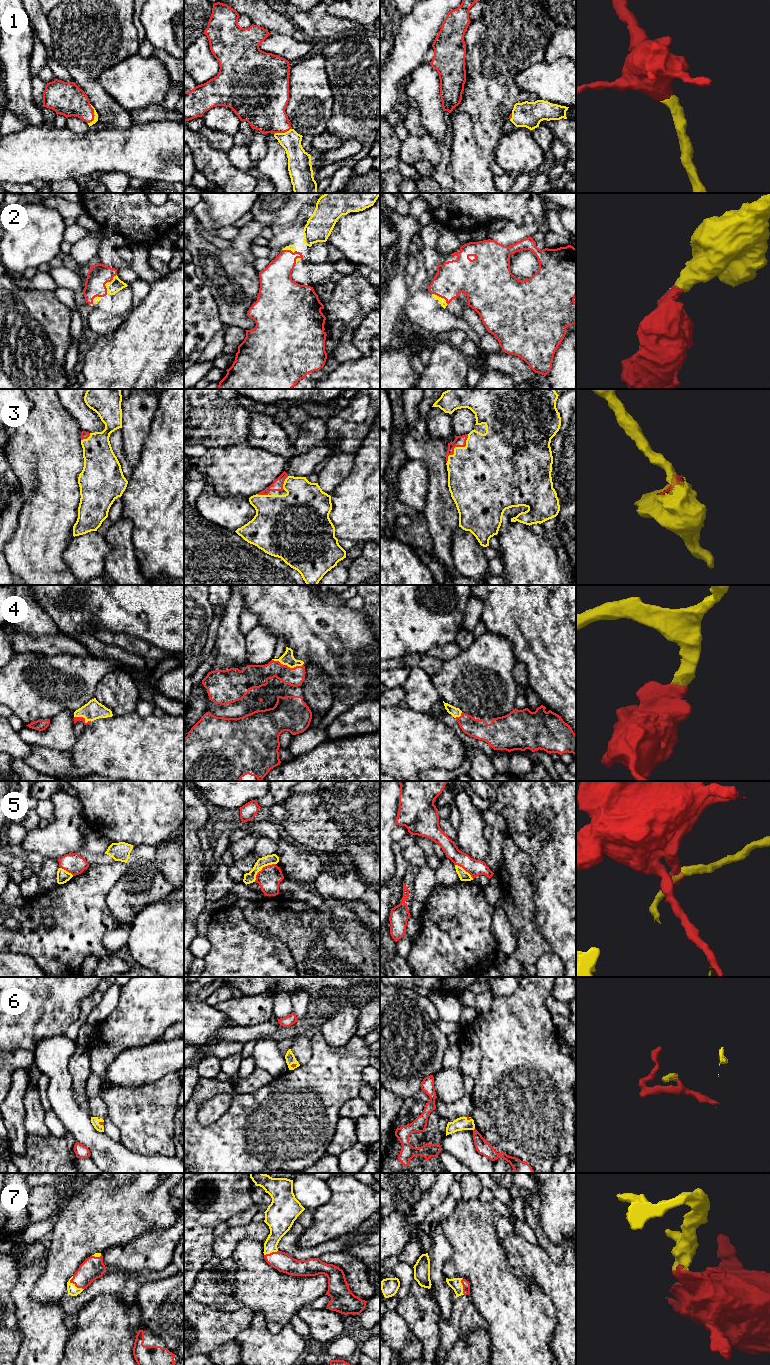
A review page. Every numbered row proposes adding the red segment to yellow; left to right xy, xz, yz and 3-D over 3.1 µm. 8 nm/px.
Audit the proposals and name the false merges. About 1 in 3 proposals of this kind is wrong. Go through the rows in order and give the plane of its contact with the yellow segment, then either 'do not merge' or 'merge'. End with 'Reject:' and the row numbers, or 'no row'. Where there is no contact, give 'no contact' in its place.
1: contact in xy; merge
2: contact in xy; merge
3: contact in yz; merge
4: contact in xz; merge
5: contact in xz; do not merge
6: contact in xz; do not merge
7: contact in xy; merge
Reject: 5, 6

